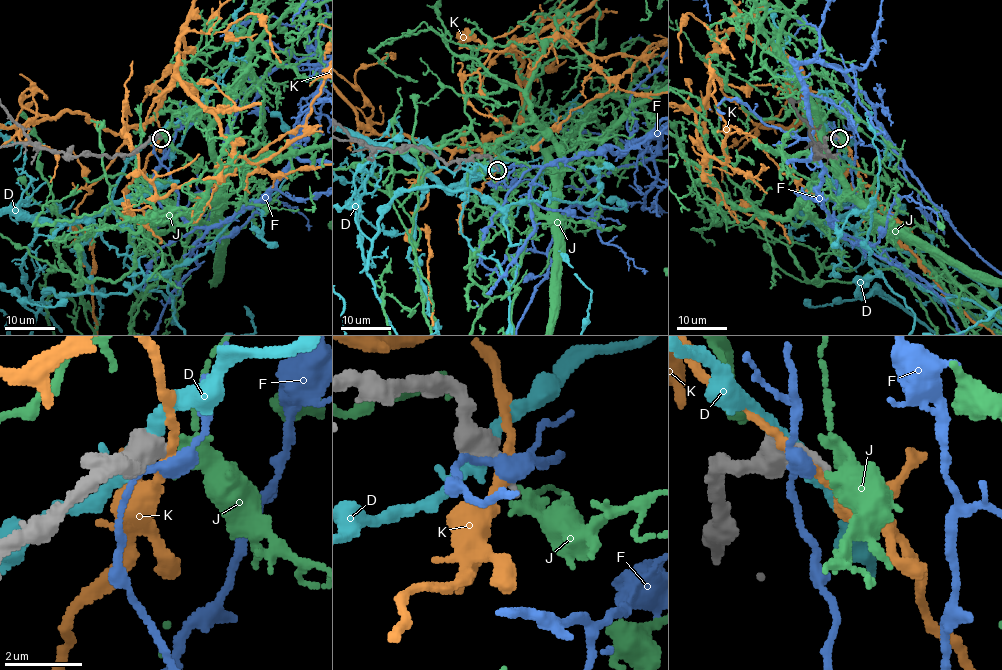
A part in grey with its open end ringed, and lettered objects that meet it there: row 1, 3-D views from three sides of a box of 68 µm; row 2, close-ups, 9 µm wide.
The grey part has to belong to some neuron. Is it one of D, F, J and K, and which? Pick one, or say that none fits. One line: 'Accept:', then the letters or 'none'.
Accept: J

